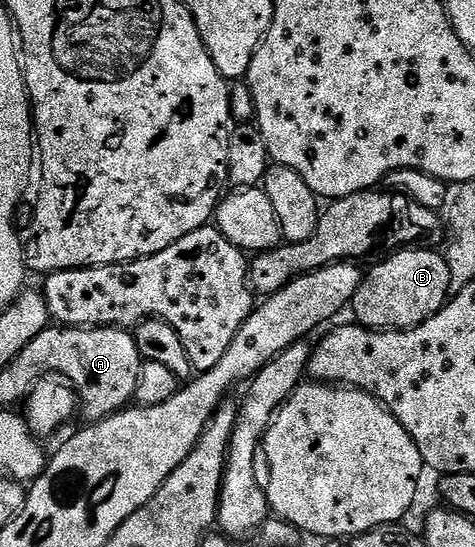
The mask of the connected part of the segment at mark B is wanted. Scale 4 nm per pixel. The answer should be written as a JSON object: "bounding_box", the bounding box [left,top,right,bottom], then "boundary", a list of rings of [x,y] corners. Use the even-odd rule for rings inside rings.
{"bounding_box":[352,251,451,331],"boundary":[[[398,251],[363,274],[362,283],[354,294],[352,312],[361,326],[370,327],[373,331],[407,331],[409,327],[428,321],[428,317],[436,314],[451,295],[450,270],[445,254],[438,252],[437,255],[434,251]]]}

